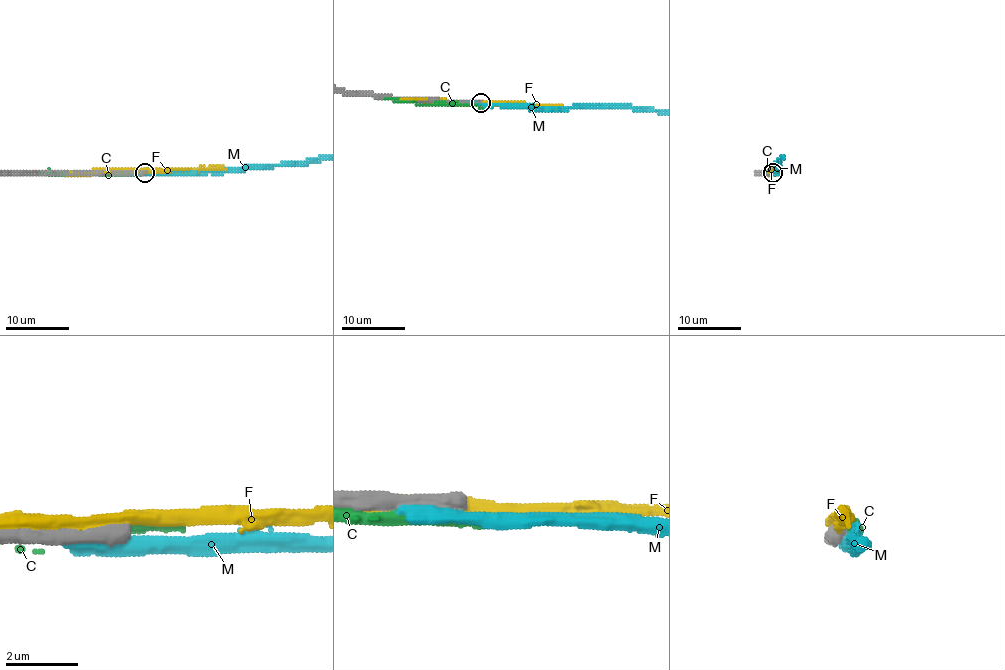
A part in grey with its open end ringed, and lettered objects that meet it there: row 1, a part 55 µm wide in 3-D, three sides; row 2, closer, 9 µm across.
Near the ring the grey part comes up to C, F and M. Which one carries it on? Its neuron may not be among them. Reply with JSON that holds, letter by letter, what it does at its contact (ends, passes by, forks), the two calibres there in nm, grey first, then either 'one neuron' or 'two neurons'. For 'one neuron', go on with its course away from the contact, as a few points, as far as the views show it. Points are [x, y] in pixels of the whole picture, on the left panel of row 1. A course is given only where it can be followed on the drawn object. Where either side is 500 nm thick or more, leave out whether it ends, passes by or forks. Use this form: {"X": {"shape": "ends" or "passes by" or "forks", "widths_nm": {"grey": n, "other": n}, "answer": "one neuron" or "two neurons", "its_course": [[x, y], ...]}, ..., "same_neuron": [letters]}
{"C": {"shape": "passes by", "widths_nm": {"grey": 380, "other": 340}, "answer": "two neurons"}, "F": {"shape": "passes by", "widths_nm": {"grey": 380, "other": 400}, "answer": "two neurons"}, "M": {"widths_nm": {"grey": 600, "other": 480}, "answer": "two neurons"}, "same_neuron": []}

